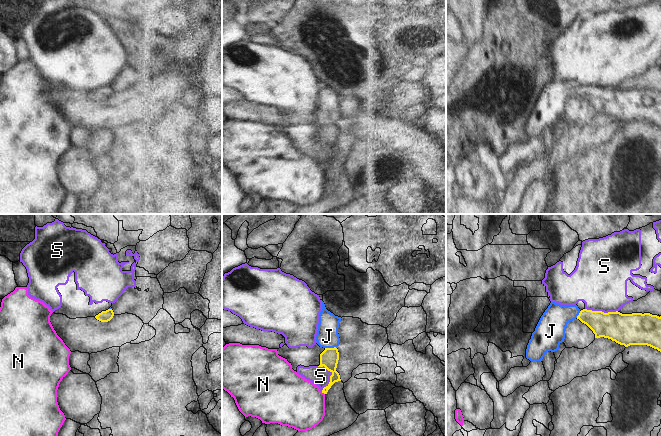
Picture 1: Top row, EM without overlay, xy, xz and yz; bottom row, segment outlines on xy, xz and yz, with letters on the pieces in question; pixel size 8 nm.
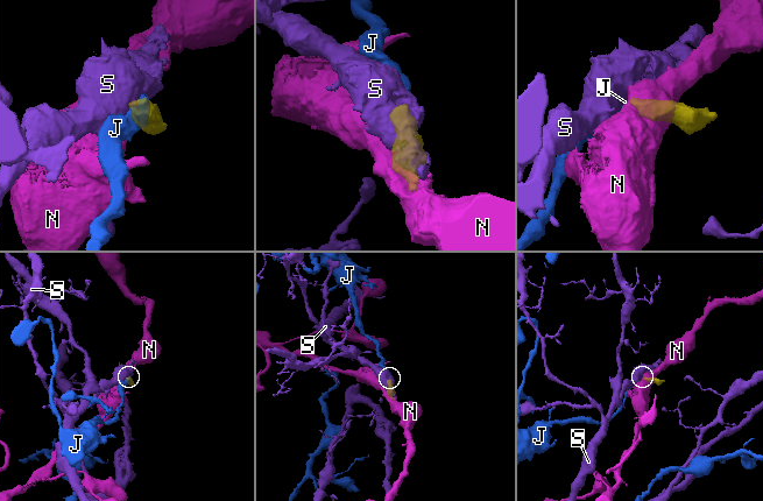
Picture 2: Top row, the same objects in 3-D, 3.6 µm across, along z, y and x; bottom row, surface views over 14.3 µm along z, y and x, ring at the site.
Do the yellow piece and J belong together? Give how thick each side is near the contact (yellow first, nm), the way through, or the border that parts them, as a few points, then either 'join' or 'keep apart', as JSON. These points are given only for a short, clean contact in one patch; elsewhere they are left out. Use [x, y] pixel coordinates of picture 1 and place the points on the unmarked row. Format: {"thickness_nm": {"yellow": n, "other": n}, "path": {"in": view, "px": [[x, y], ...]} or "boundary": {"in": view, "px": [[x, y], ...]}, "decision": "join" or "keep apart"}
{"thickness_nm": {"yellow": 150, "other": 180}, "path": {"in": "xz", "px": [[329, 133], [330, 124], [330, 116], [327, 112]]}, "decision": "join"}

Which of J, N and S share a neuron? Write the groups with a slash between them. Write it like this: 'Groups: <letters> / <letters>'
Groups: J / N / S.

